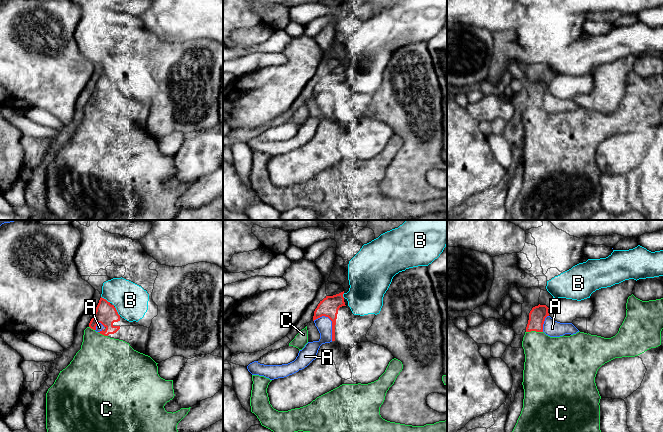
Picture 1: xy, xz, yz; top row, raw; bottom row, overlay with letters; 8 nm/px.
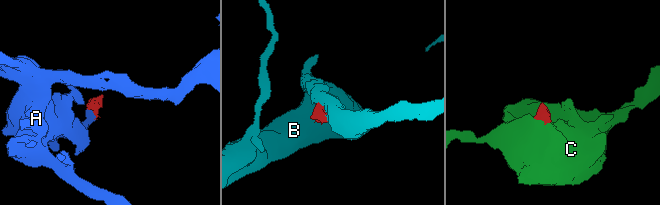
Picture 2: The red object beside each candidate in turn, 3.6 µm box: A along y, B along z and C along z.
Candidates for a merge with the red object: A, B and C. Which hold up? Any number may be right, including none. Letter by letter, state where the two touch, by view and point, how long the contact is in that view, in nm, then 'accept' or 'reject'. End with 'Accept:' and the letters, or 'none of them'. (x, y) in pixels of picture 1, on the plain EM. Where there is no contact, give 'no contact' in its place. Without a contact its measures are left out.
A: contact xz (332, 98); length 220 nm; reject
B: contact xy (105, 75); length 90 nm; reject
C: contact yz (534, 106); length 140 nm; accept
Accept: C

